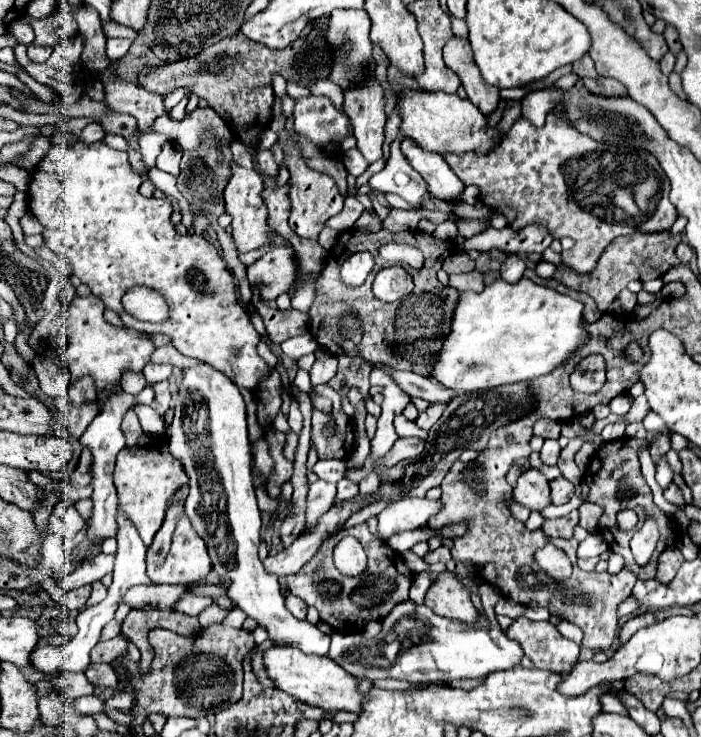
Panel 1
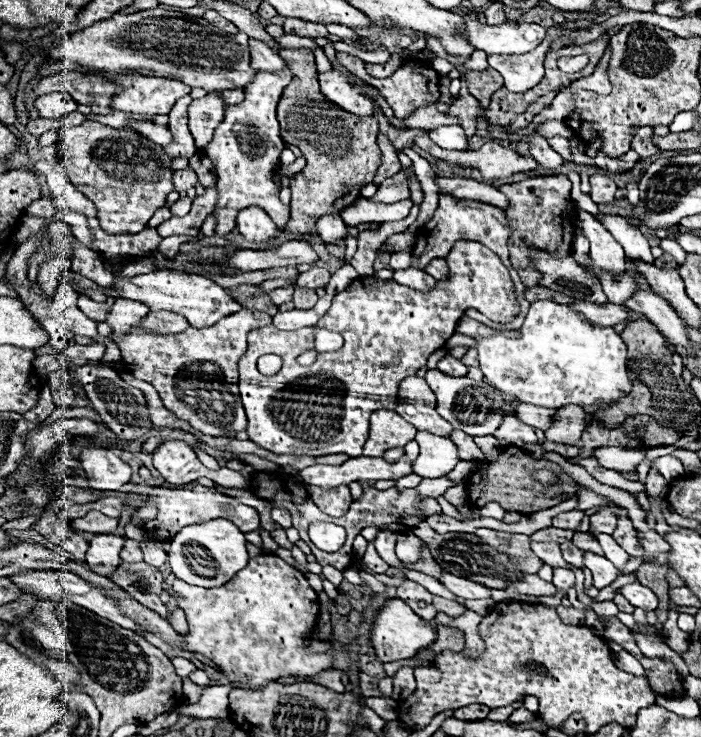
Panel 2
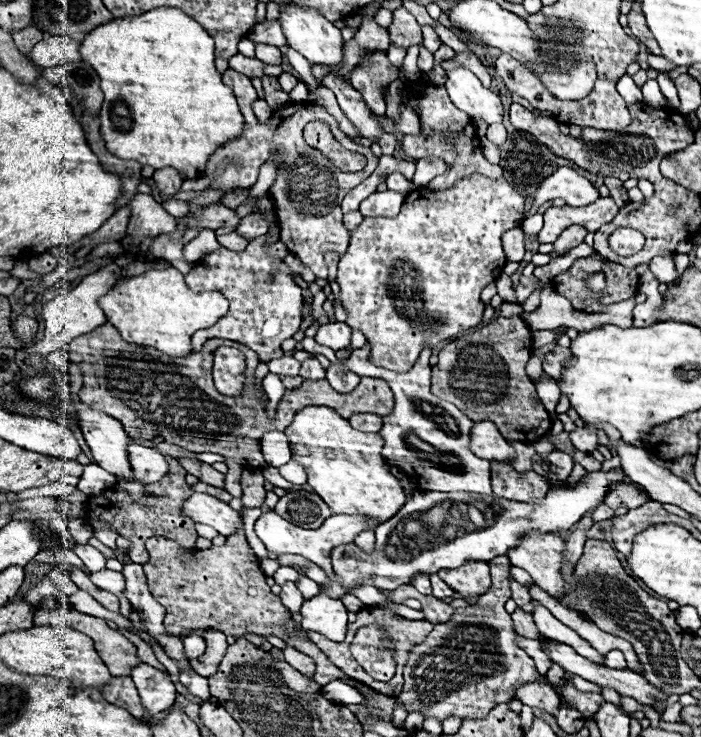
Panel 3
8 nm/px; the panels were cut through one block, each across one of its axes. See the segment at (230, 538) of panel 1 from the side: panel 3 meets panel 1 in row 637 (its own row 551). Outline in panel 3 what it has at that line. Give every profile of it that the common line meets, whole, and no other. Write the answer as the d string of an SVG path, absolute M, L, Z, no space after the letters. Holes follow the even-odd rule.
M274 510L262 514L258 520L256 520L256 536L264 542L266 550L280 556L280 554L298 554L298 556L304 556L308 558L310 562L322 566L328 574L332 574L332 566L330 562L326 562L330 550L334 546L342 546L342 544L352 544L354 538L360 534L360 532L366 532L366 530L374 530L378 526L376 520L368 518L368 516L362 516L362 514L354 514L354 516L348 516L348 514L332 514L330 518L324 520L324 524L318 528L318 530L308 530L308 528L300 528L300 526L294 526L290 522L286 522L282 516L278 516Z

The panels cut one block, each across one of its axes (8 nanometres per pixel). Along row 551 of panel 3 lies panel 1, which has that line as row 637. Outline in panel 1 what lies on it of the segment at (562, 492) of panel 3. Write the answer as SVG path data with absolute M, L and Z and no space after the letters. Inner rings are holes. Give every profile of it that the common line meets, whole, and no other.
M490 584L478 586L482 612L472 628L464 622L438 616L424 604L412 600L398 602L388 616L382 618L382 630L376 638L366 640L358 634L332 634L328 656L344 666L352 676L360 678L396 678L412 684L446 682L458 678L480 678L492 670L508 670L520 666L526 656L516 640L510 640L496 622L494 606L500 592Z

